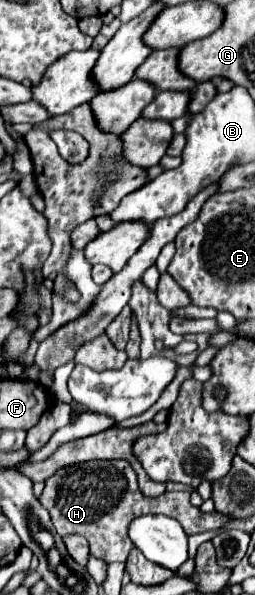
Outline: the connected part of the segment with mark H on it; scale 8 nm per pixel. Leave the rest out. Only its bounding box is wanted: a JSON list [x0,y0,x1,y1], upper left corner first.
[39,461,231,561]

